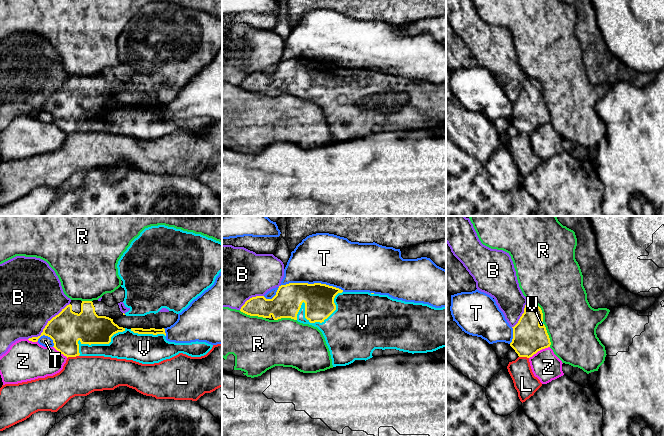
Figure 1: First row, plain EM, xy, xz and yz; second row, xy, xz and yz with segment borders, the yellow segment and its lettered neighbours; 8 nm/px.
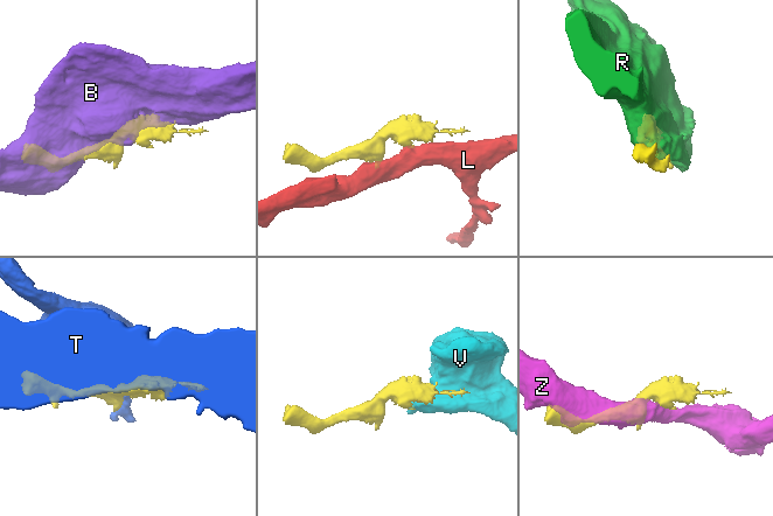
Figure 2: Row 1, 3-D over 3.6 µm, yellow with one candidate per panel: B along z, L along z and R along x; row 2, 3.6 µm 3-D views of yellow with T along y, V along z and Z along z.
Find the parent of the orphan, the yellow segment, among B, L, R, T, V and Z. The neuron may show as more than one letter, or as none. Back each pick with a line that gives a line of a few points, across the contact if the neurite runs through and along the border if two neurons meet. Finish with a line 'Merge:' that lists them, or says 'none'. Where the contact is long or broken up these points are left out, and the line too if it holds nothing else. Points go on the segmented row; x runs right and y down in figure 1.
Merge: V

